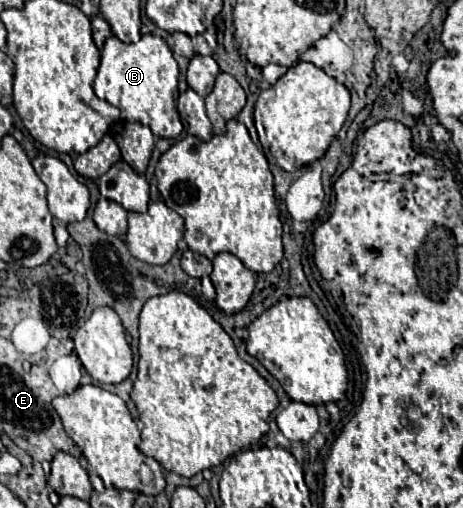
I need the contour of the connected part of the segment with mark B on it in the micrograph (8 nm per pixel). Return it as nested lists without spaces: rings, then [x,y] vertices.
[[[142,35],[138,43],[122,43],[118,37],[106,39],[102,61],[94,79],[94,93],[122,111],[122,119],[148,125],[156,137],[178,137],[182,121],[176,111],[178,63],[168,43],[156,35]]]

